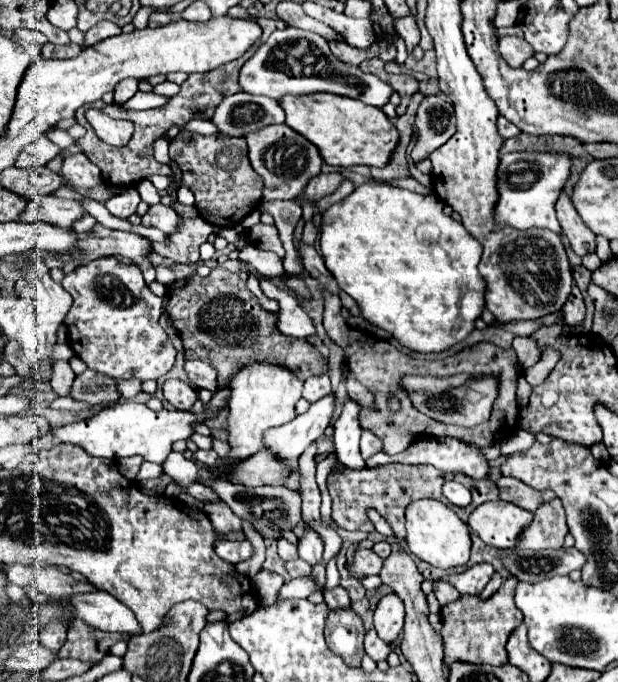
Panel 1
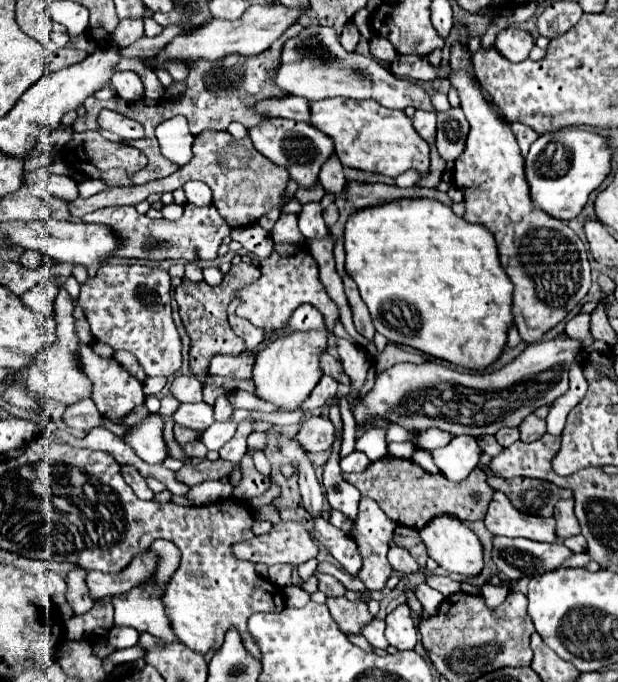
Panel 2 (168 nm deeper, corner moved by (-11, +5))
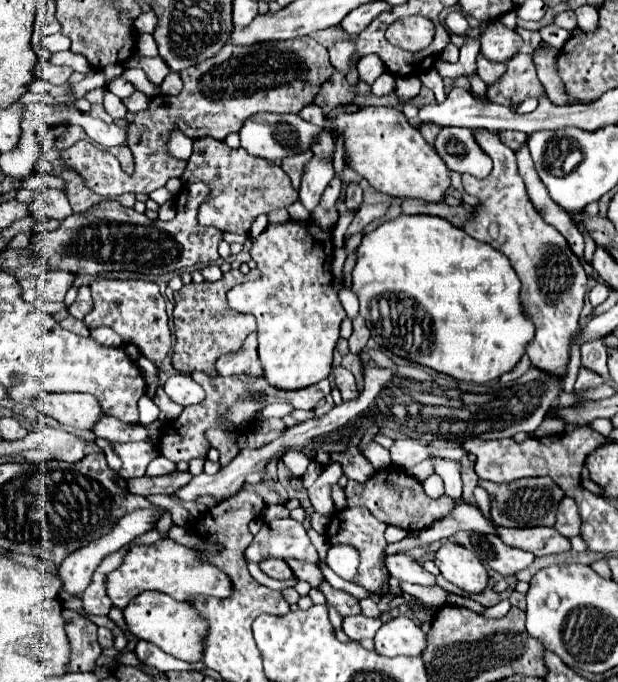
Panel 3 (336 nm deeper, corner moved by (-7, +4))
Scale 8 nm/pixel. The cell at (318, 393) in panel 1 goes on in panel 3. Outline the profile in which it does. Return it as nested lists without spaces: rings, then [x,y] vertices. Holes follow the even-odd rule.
[[[192,372],[190,374],[204,390],[206,390],[206,400],[202,404],[196,406],[188,406],[182,410],[182,414],[176,420],[170,420],[166,424],[162,424],[160,428],[160,442],[158,442],[158,452],[162,456],[166,456],[172,462],[180,462],[180,460],[192,460],[192,458],[206,458],[208,450],[212,448],[210,442],[204,438],[204,432],[208,428],[220,428],[220,420],[226,418],[228,426],[232,426],[236,432],[250,432],[254,430],[254,422],[258,412],[272,402],[288,402],[294,408],[302,408],[302,410],[314,410],[316,404],[326,398],[330,394],[330,384],[328,380],[322,380],[318,384],[300,388],[300,390],[276,390],[274,386],[270,386],[270,382],[264,376],[252,378],[252,376],[218,376],[218,378],[210,378],[202,372]]]

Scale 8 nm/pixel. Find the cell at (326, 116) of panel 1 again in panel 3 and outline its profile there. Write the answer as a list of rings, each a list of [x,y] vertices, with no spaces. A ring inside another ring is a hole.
[[[338,106],[330,112],[328,120],[338,126],[340,134],[344,134],[344,148],[346,154],[350,156],[348,166],[356,170],[362,178],[366,178],[374,190],[394,198],[418,198],[424,202],[442,202],[448,190],[452,188],[448,166],[444,166],[444,160],[436,154],[434,146],[430,146],[422,138],[422,134],[408,122],[402,110],[392,106],[366,106],[354,114],[346,114],[342,112],[342,106]]]

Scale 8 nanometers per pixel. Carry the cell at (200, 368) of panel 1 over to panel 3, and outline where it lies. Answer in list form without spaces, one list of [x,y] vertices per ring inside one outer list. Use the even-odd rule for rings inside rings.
[[[250,334],[244,342],[244,346],[234,352],[226,354],[216,362],[218,374],[220,376],[232,376],[232,374],[252,374],[252,376],[262,376],[264,368],[260,366],[258,360],[258,340],[256,334]]]

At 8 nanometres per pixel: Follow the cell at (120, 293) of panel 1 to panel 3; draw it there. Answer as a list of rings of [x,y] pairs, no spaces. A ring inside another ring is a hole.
[[[100,278],[90,284],[94,308],[84,318],[84,324],[92,330],[98,326],[110,326],[116,330],[126,344],[134,344],[140,348],[140,352],[154,362],[156,366],[162,364],[166,354],[172,348],[170,342],[170,328],[168,328],[168,314],[166,304],[160,294],[160,288],[156,282],[150,280],[112,280],[112,278]]]

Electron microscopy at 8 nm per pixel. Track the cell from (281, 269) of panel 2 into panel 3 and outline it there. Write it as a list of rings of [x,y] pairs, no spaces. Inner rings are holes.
[[[288,220],[286,224],[268,224],[266,230],[254,240],[250,256],[262,270],[262,278],[234,286],[228,292],[228,304],[238,312],[256,316],[258,354],[264,366],[264,376],[272,386],[282,390],[298,390],[302,386],[310,386],[328,378],[332,372],[332,352],[340,338],[340,324],[346,318],[346,312],[332,284],[334,280],[330,270],[334,258],[332,230],[320,230],[320,226],[316,228],[310,220],[306,222]]]

